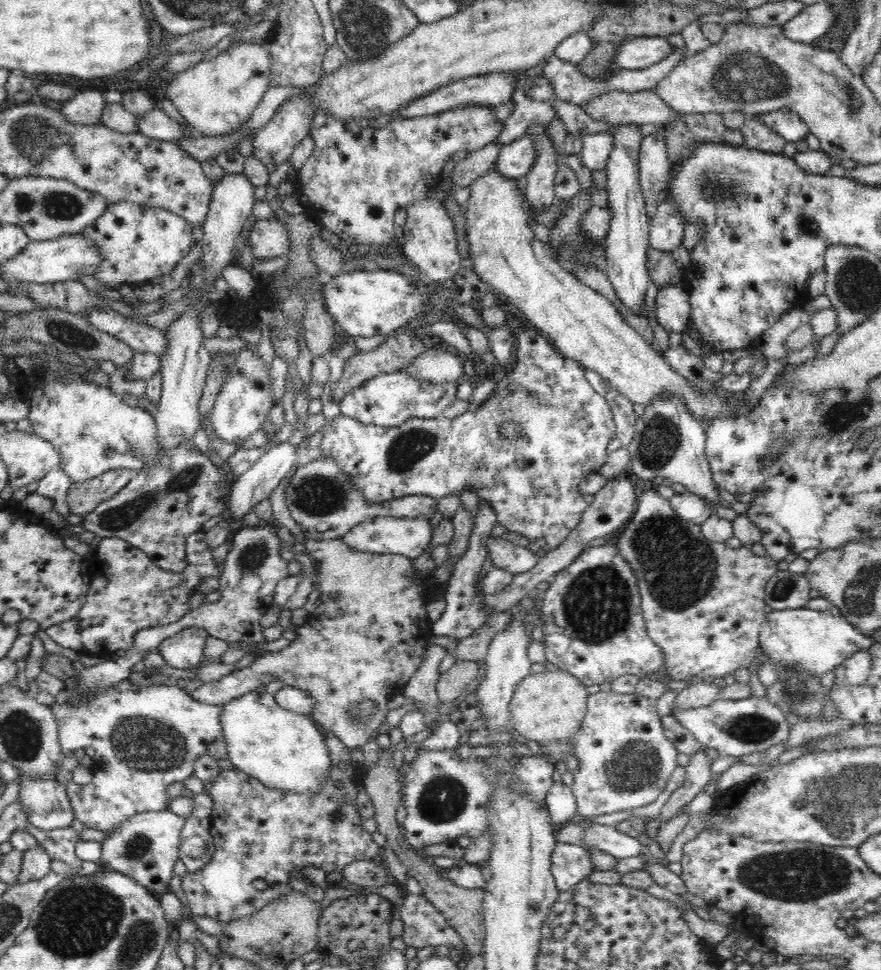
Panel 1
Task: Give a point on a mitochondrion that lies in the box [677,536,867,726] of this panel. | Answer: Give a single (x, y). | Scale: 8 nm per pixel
(791, 692)

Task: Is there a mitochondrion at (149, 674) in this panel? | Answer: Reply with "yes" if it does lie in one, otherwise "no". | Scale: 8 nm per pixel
no

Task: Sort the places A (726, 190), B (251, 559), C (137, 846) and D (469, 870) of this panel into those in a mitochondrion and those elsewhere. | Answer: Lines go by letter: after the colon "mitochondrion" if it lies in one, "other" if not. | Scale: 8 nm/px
A: mitochondrion
B: mitochondrion
C: mitochondrion
D: other

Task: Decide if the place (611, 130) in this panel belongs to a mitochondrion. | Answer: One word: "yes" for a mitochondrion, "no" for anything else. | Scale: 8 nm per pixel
no

